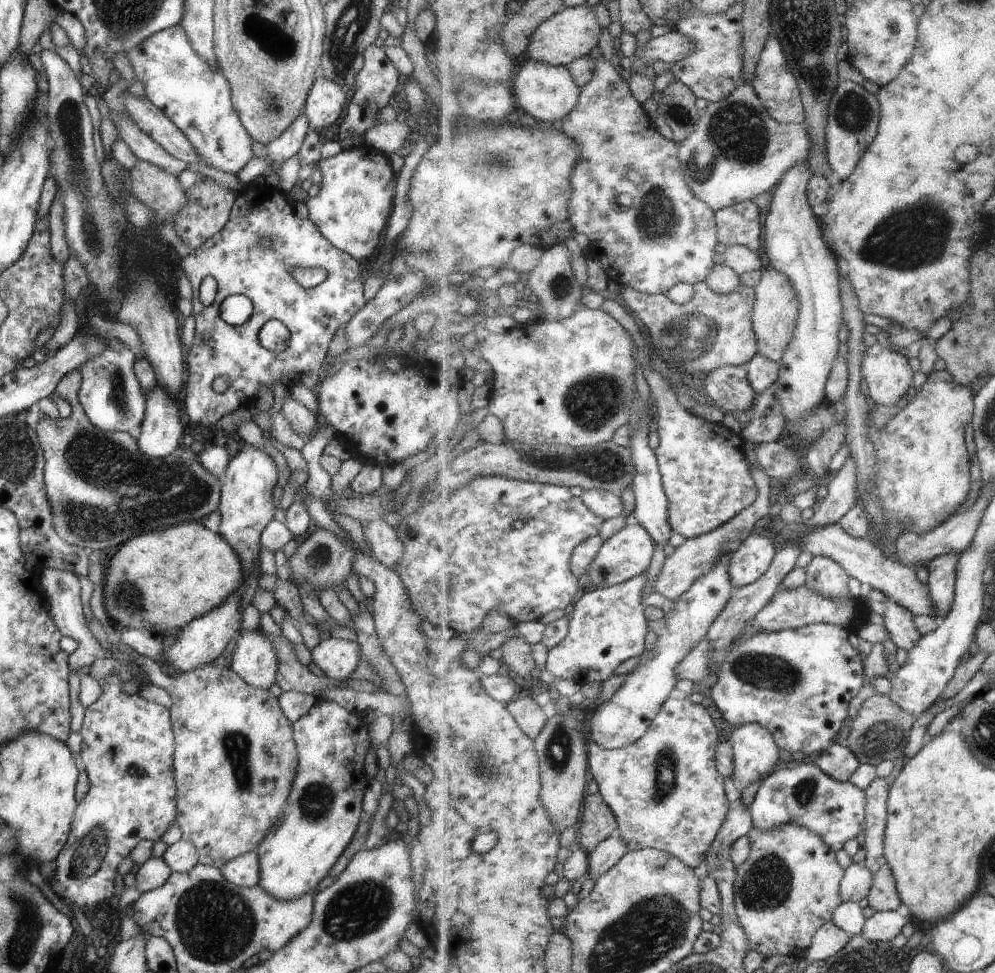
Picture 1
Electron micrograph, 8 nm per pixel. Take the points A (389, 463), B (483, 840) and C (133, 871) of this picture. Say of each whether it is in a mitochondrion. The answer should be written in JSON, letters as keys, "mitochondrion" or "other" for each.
{"A":"other","B":"mitochondrion","C":"other"}

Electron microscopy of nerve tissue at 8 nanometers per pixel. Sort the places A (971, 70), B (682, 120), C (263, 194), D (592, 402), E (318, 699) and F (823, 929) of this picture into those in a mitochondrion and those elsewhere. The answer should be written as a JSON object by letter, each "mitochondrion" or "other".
{"A":"other","B":"mitochondrion","C":"other","D":"mitochondrion","E":"other","F":"other"}

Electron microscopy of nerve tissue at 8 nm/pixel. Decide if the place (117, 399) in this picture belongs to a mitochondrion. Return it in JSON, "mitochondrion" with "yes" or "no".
{"mitochondrion":"yes"}

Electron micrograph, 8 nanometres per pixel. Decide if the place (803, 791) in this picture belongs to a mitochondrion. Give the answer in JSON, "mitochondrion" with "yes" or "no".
{"mitochondrion":"yes"}

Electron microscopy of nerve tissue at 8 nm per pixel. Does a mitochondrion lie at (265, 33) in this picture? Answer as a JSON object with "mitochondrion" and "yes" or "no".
{"mitochondrion":"yes"}

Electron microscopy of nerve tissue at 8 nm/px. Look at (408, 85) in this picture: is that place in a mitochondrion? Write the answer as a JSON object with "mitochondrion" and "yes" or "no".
{"mitochondrion":"no"}

